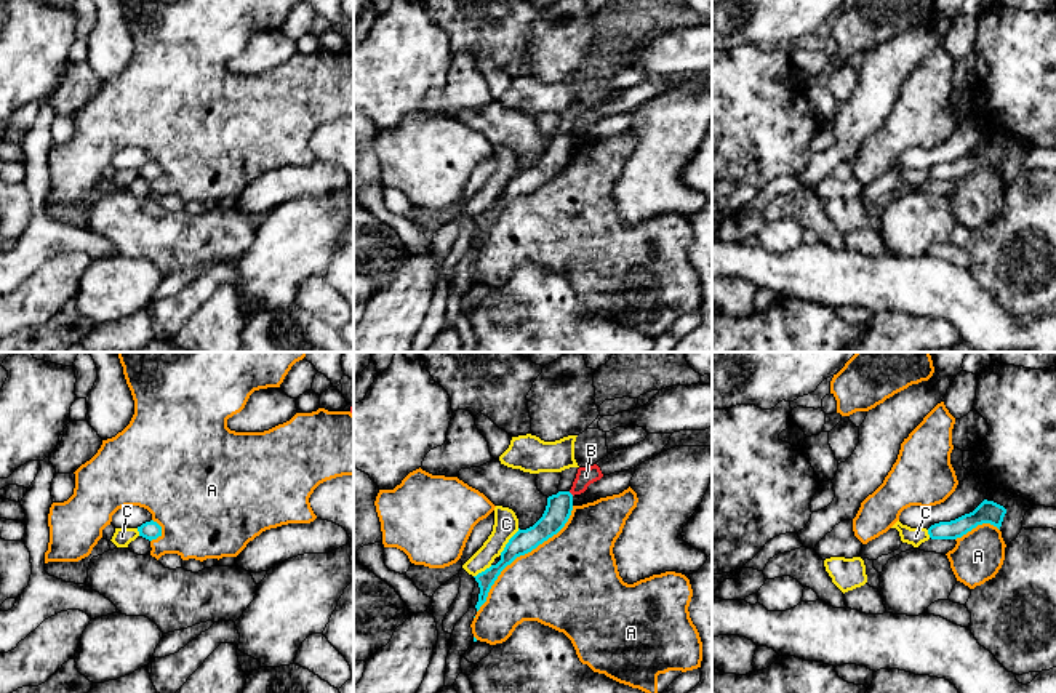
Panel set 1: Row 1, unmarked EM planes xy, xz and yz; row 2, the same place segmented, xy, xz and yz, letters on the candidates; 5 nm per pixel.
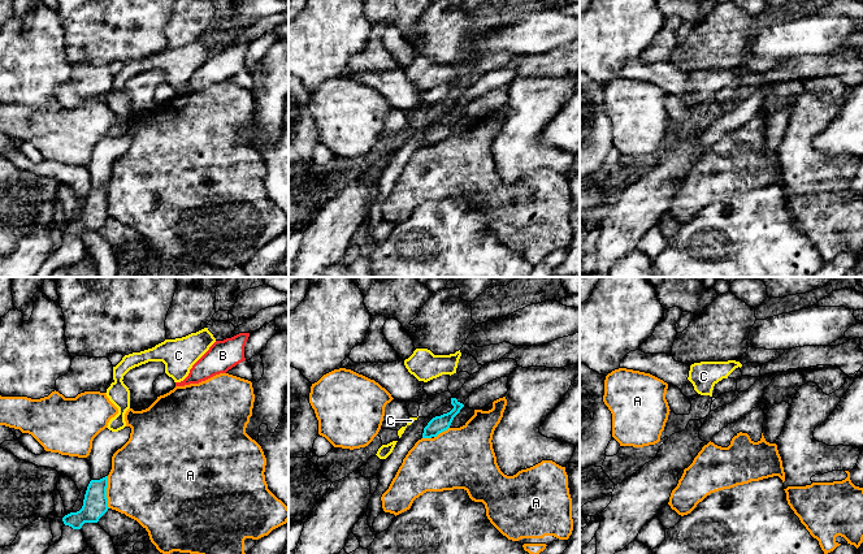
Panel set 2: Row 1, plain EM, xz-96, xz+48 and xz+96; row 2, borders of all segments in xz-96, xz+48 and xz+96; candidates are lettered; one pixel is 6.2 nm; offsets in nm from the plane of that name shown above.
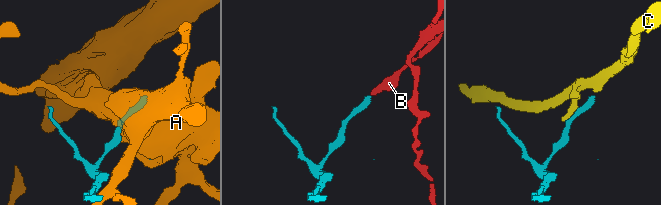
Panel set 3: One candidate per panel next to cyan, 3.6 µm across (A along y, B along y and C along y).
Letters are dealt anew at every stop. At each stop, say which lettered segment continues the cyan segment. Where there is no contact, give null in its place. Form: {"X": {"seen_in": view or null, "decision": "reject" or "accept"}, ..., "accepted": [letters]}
{"A": {"seen_in": "xz", "decision": "reject"}, "B": {"seen_in": "xz", "decision": "reject"}, "C": {"seen_in": "xz", "decision": "reject"}, "accepted": []}

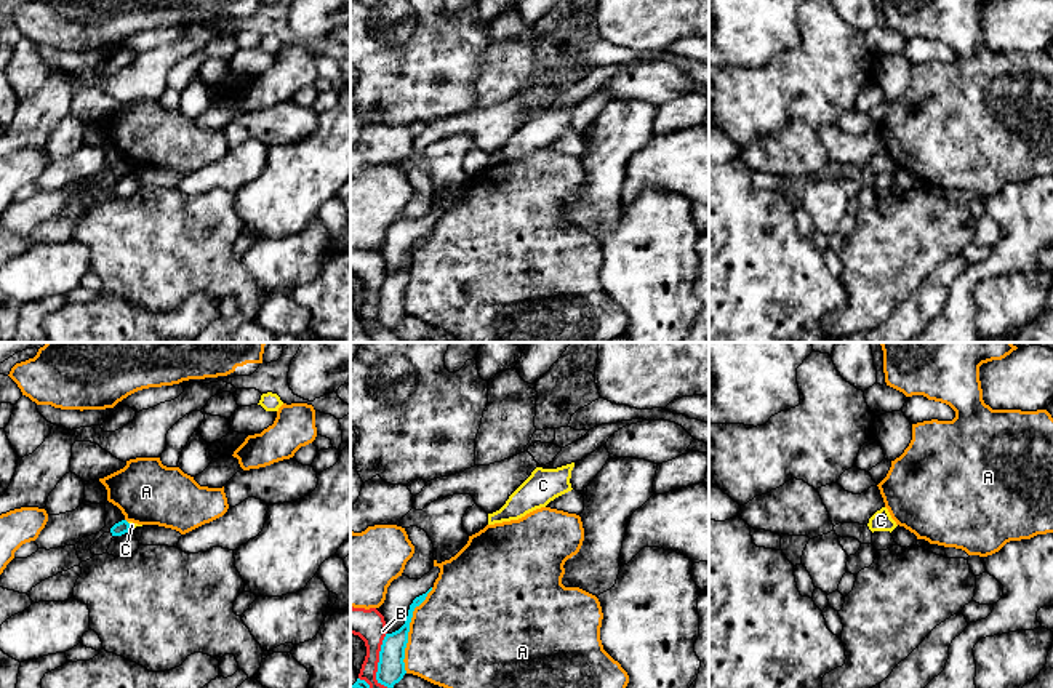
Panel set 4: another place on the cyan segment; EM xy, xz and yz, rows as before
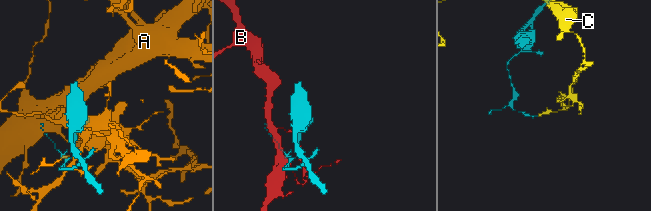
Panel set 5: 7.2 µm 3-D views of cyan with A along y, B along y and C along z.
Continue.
{"A": {"seen_in": "xz", "decision": "reject"}, "B": {"seen_in": "xz", "decision": "reject"}, "C": {"seen_in": "xy", "decision": "reject"}, "accepted": []}

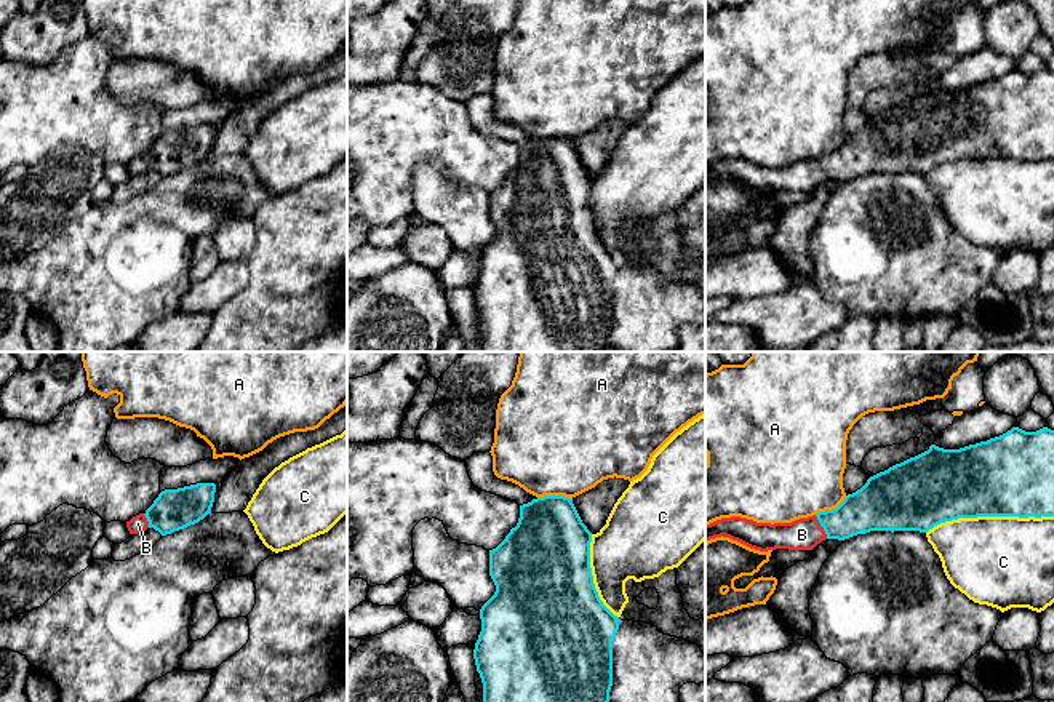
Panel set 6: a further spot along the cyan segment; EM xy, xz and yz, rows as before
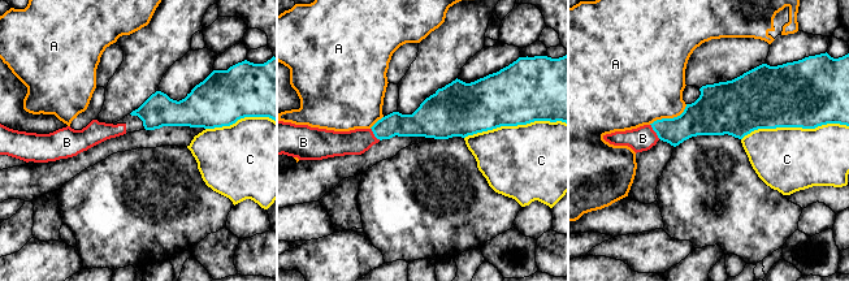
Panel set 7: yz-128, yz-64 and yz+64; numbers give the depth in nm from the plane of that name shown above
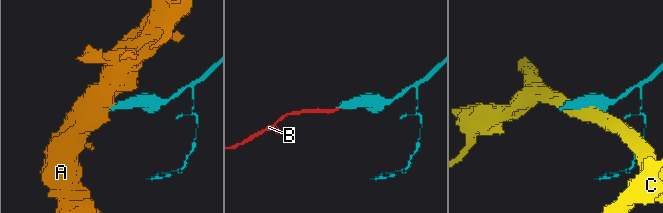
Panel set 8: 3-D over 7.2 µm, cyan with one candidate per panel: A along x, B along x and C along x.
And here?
{"A": {"seen_in": "xz", "decision": "reject"}, "B": {"seen_in": "yz", "decision": "accept"}, "C": {"seen_in": "yz", "decision": "reject"}, "accepted": ["B"]}

